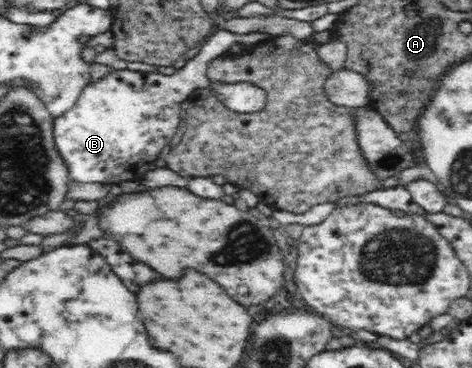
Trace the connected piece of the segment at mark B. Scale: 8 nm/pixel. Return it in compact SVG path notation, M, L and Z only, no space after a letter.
M221 29L215 34L208 35L200 51L183 68L172 75L162 73L141 72L130 69L113 69L110 74L97 82L89 82L79 93L77 102L61 116L54 118L54 139L56 148L61 157L65 158L68 176L79 182L105 182L118 183L124 180L138 180L135 176L145 174L147 166L155 162L155 156L169 144L177 131L181 119L181 104L192 96L196 88L210 89L219 100L227 105L228 109L246 113L263 109L266 102L266 92L250 84L211 82L207 78L206 70L211 60L228 54L233 46L248 49L250 46L260 44L271 36L264 32L246 32L239 34L231 30Z

